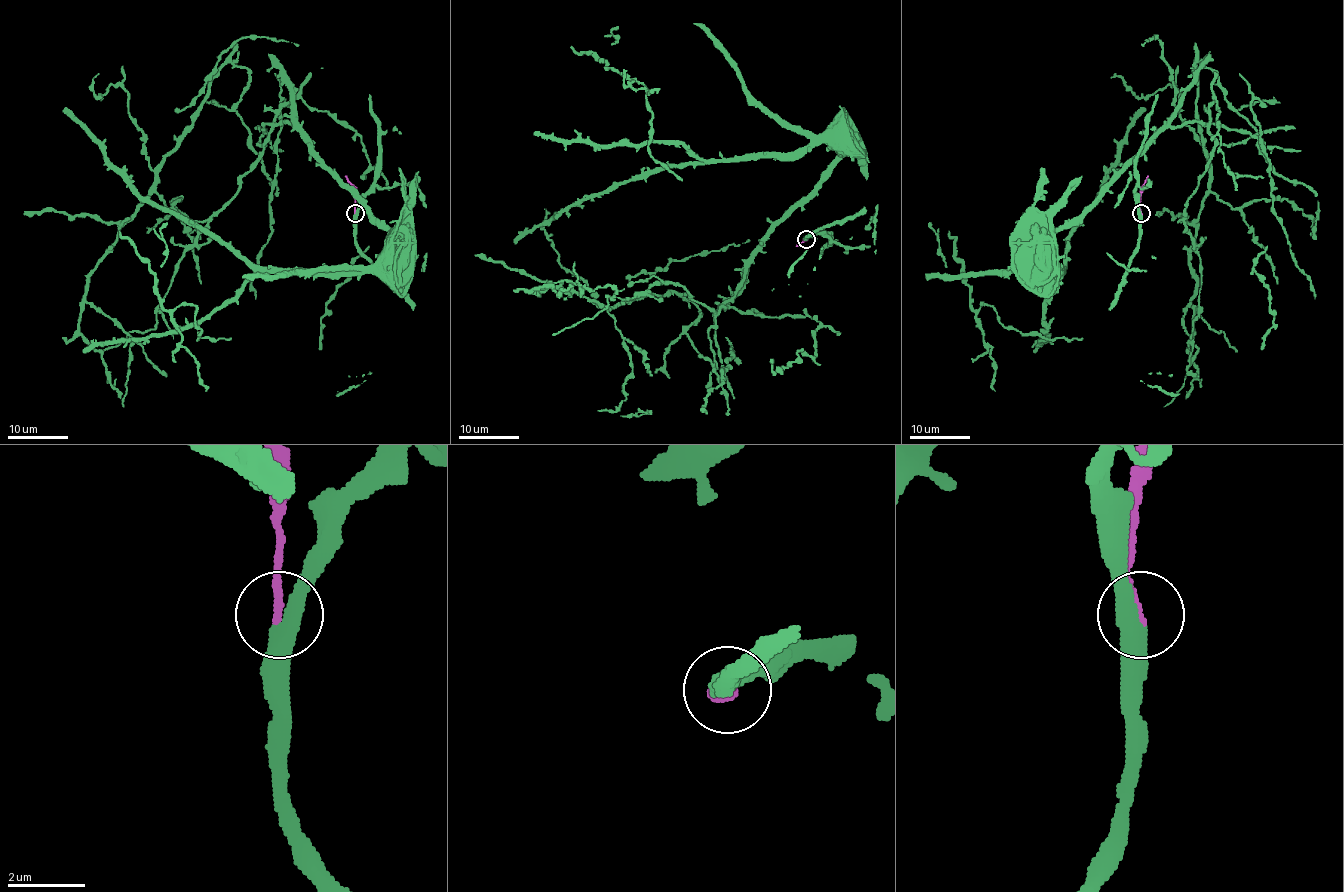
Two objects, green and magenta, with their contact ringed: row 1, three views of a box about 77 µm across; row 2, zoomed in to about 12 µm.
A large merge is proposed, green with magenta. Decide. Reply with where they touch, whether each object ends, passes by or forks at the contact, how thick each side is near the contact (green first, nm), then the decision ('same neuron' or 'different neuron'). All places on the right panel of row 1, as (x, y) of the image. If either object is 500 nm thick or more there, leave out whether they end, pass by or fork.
(1141, 213) | green passes by | magenta ends | 400/200 nm | different neuron

